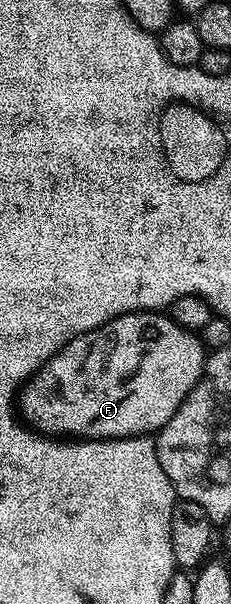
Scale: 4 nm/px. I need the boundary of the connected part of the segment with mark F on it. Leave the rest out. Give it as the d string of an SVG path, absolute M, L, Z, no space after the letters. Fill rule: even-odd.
M163 312L122 314L95 330L65 344L23 388L19 402L22 415L37 430L49 436L89 438L134 438L154 435L181 408L205 373L208 351L198 333L186 330Z

